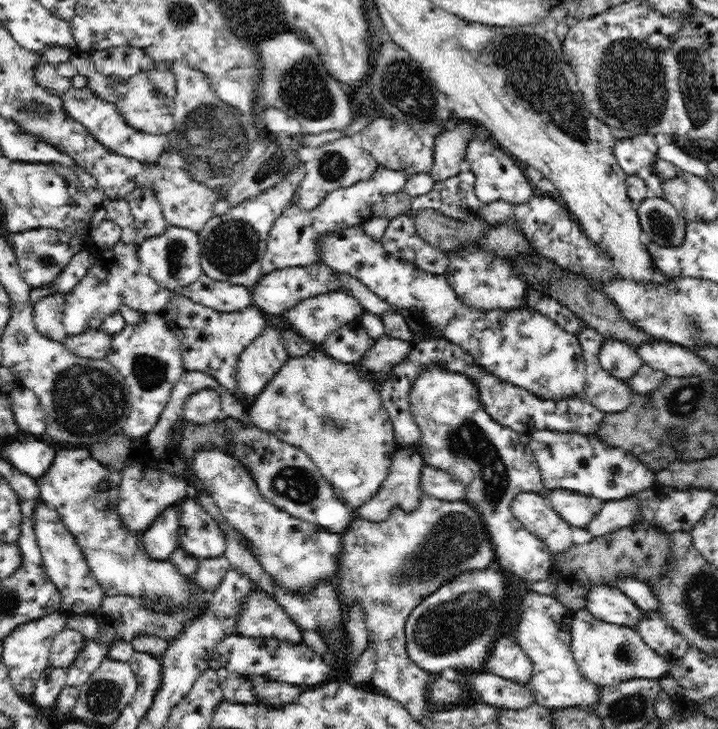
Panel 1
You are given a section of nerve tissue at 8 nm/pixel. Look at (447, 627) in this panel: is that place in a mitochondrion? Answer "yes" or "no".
yes

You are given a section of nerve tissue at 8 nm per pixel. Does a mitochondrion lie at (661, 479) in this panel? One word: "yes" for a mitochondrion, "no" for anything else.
no

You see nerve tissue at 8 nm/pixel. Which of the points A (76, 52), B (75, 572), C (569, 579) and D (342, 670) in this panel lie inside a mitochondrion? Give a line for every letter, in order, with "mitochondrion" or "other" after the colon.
A: other
B: other
C: other
D: other

